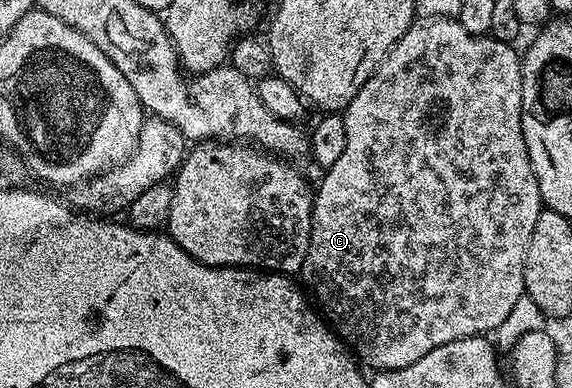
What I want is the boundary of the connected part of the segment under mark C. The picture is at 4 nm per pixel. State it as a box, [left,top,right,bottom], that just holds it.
[300,18,544,372]

